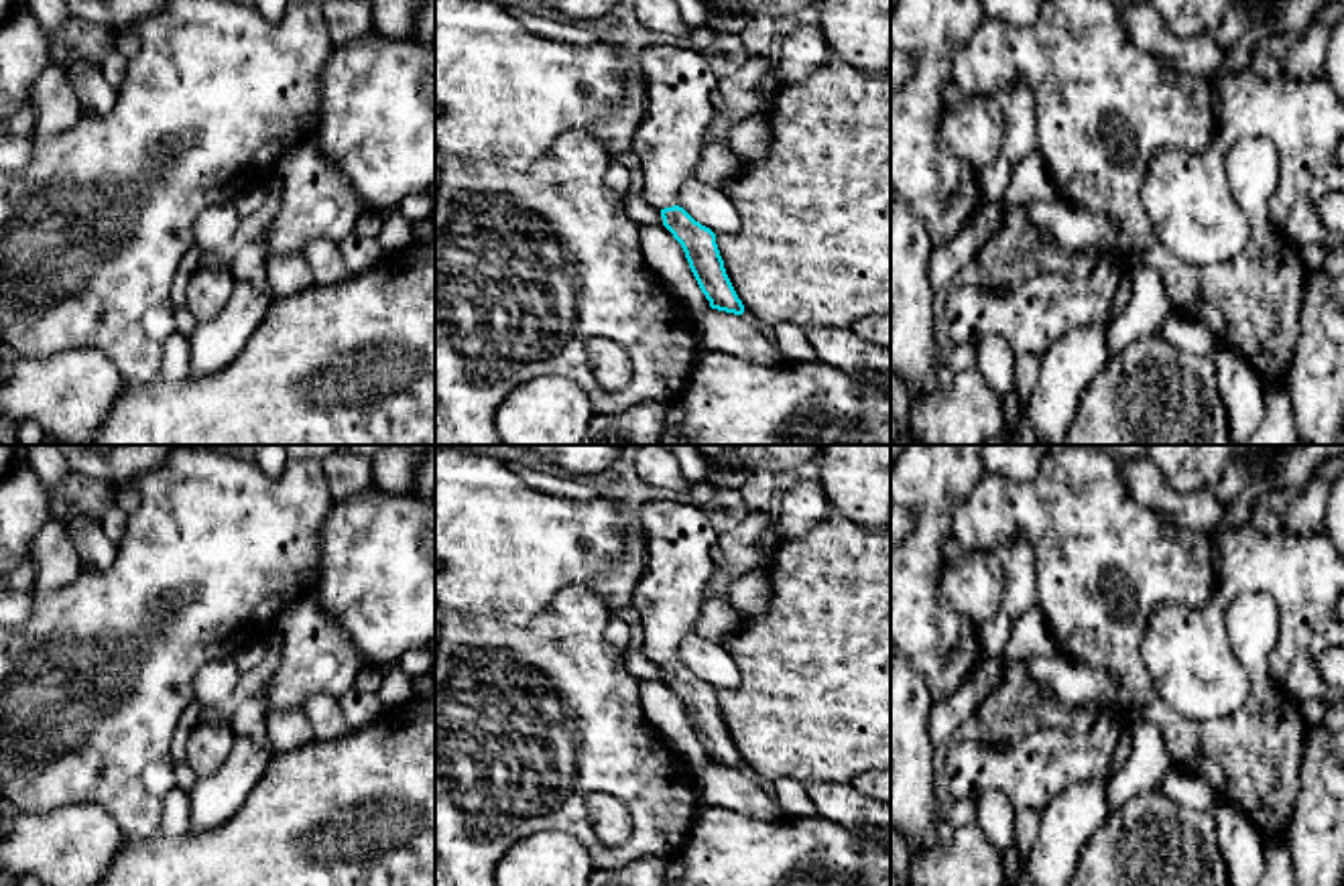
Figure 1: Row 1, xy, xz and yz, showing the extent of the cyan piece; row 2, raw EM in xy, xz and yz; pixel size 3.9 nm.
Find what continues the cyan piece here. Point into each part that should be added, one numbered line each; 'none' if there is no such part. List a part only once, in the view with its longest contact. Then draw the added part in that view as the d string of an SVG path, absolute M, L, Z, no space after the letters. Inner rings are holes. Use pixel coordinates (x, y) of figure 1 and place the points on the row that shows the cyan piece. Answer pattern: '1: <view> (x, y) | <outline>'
1: xz (684, 96) | M653 45L636 53L647 89L643 118L632 136L630 150L645 175L643 195L657 211L679 205L679 189L695 173L701 159L708 126L720 114L720 79L706 57L695 49Z

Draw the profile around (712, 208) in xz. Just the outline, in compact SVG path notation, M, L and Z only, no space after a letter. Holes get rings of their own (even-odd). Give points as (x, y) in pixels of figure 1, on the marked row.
M695 177L679 189L679 207L714 234L736 234L740 215L734 201L722 191Z

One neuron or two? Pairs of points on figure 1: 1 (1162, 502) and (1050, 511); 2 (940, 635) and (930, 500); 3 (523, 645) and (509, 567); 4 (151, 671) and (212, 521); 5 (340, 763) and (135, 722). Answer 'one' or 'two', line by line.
1: two
2: one
3: two
4: one
5: two

